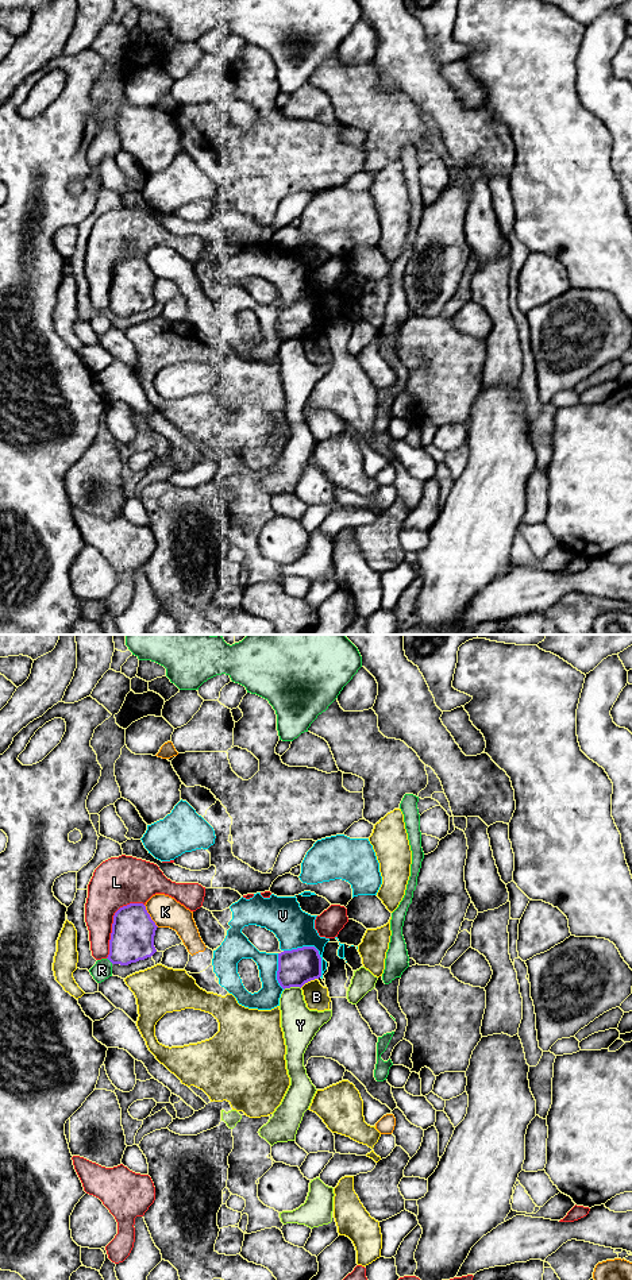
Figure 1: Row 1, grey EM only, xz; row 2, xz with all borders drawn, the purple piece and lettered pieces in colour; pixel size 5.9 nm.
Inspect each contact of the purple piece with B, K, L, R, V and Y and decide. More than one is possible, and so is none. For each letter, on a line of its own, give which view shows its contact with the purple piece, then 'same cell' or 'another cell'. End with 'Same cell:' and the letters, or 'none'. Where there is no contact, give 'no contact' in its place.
B: meets purple in xz; another cell
K: meets purple in xz; another cell
L: meets purple in xz; another cell
R: meets purple in xz; another cell
V: meets purple in xz; another cell
Y: meets purple in xz; another cell
Same cell: none

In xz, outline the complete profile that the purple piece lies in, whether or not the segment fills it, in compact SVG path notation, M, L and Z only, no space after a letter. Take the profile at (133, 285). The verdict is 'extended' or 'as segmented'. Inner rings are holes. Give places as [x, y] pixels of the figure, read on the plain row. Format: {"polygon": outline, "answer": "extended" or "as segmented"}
{"polygon": "M130 255L113 267L108 312L112 316L128 317L151 309L157 301L154 288L157 282L143 255Z", "answer": "as segmented"}

